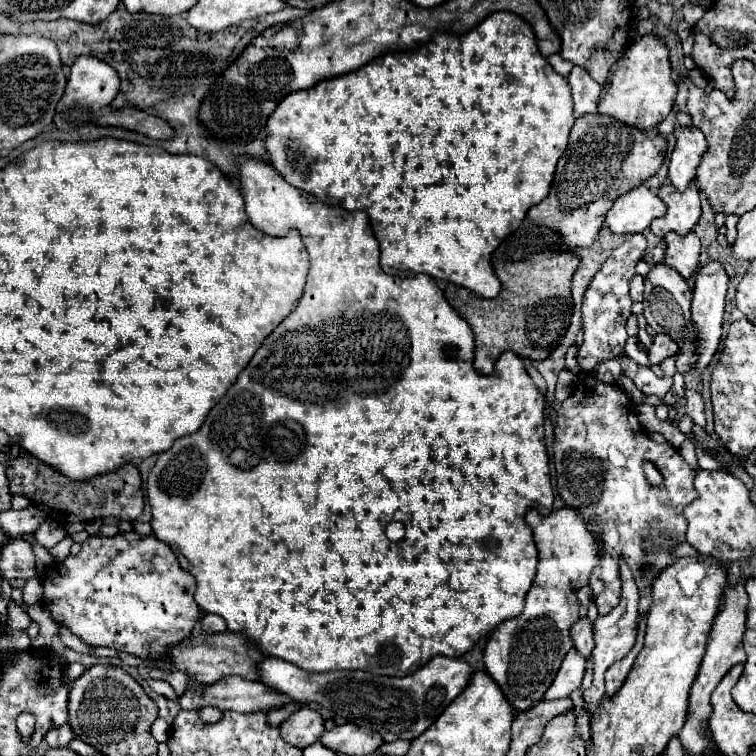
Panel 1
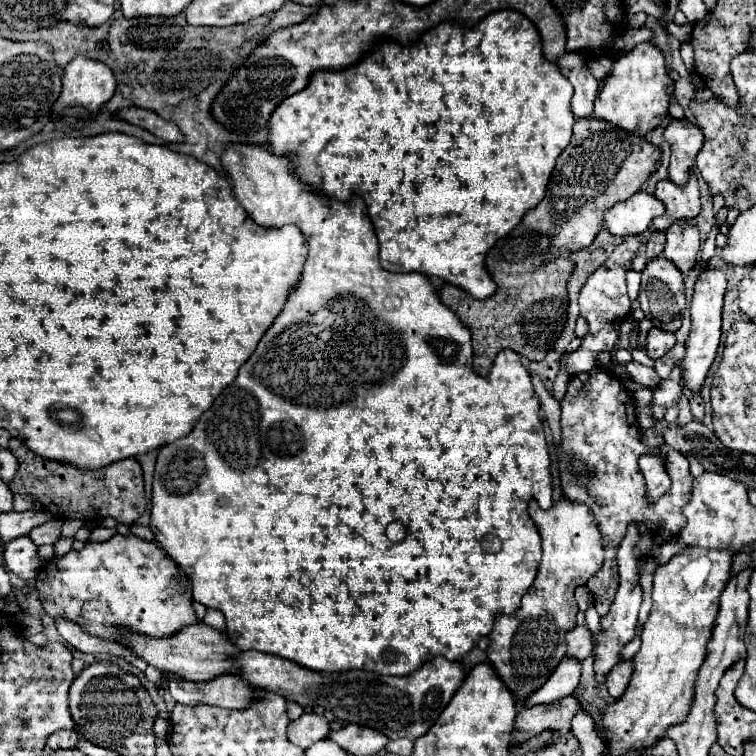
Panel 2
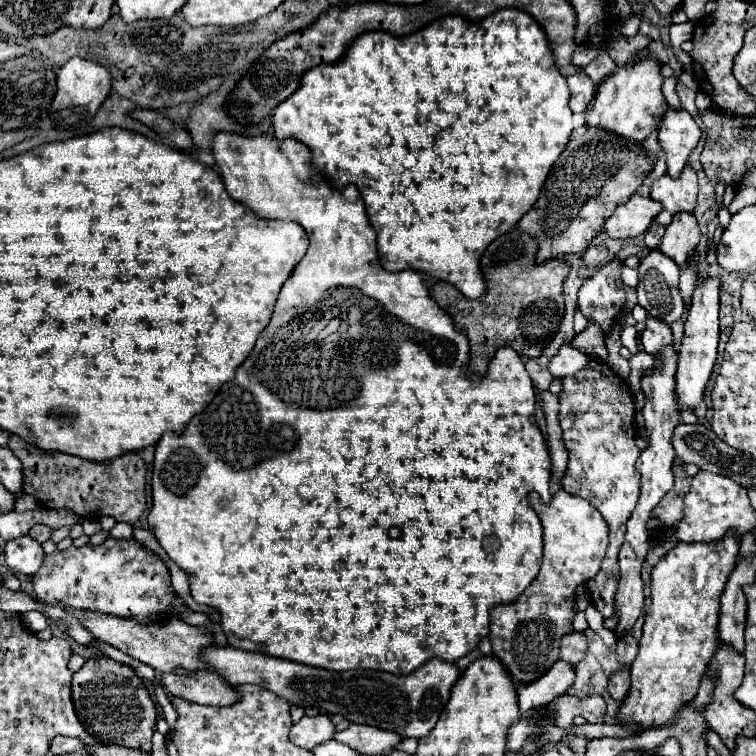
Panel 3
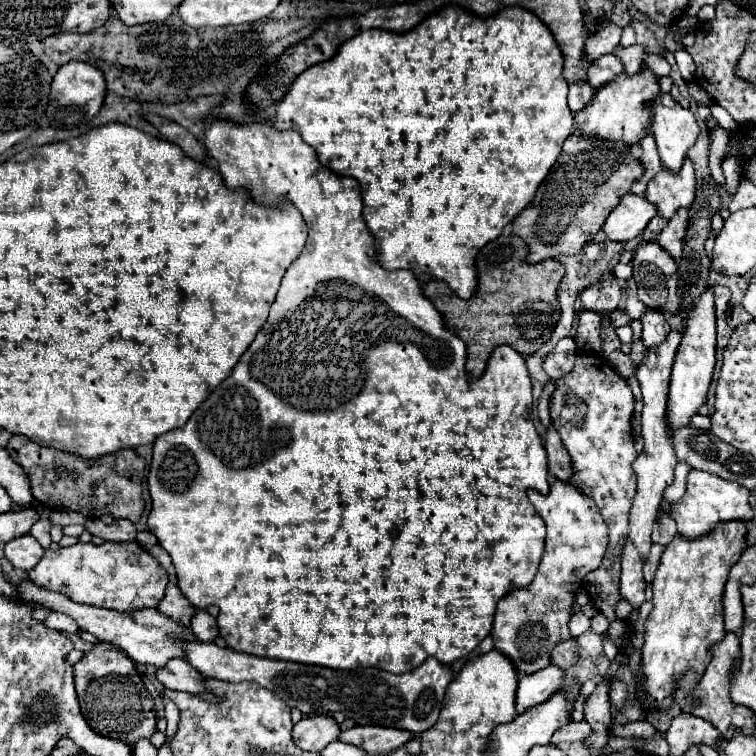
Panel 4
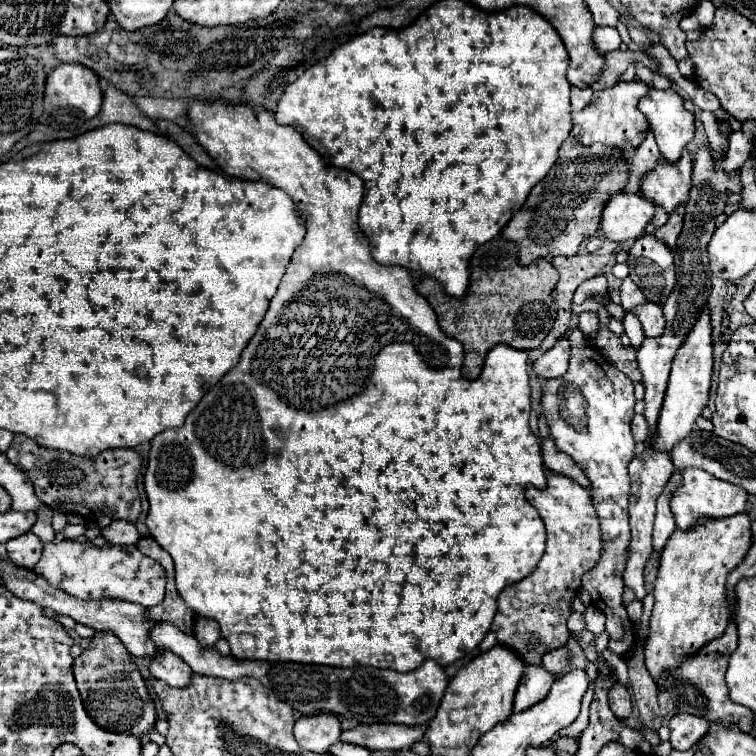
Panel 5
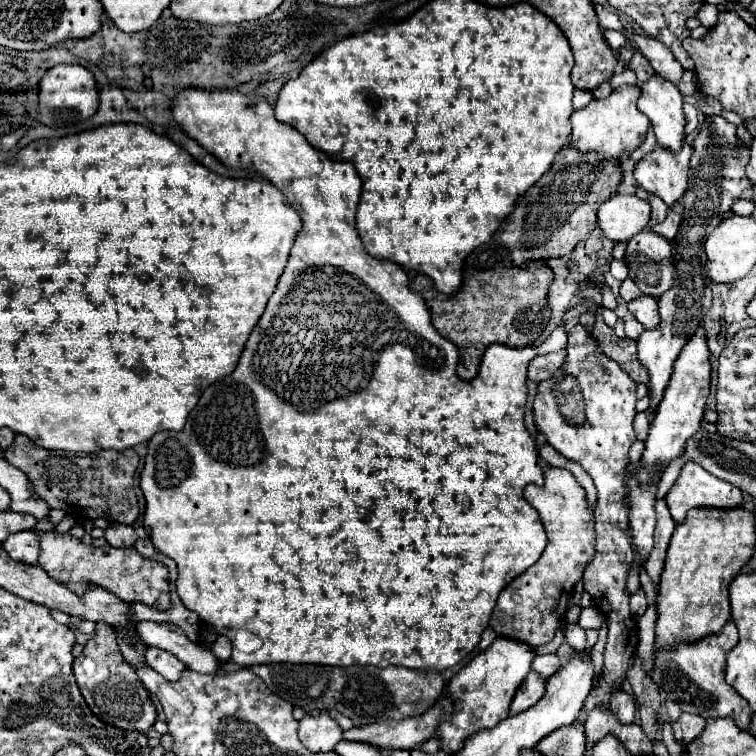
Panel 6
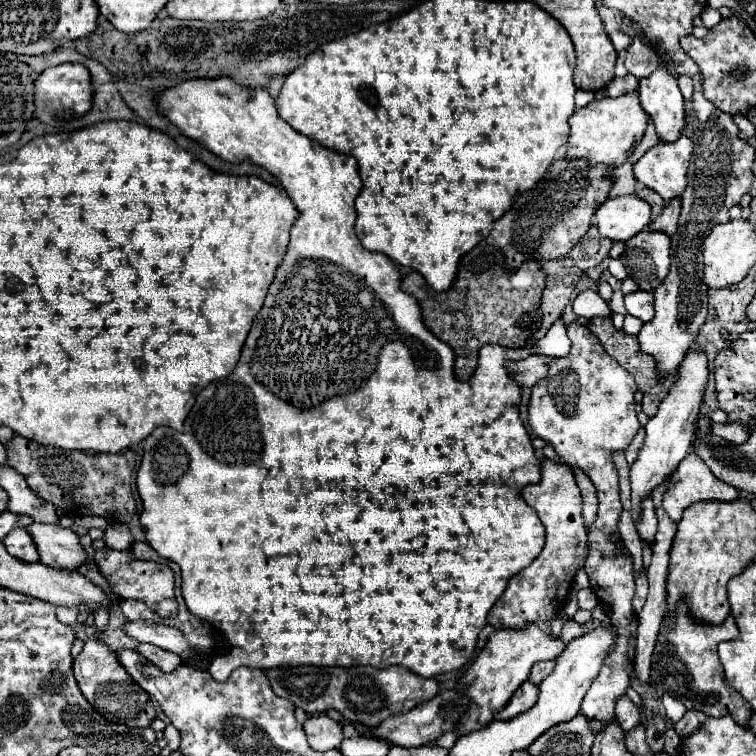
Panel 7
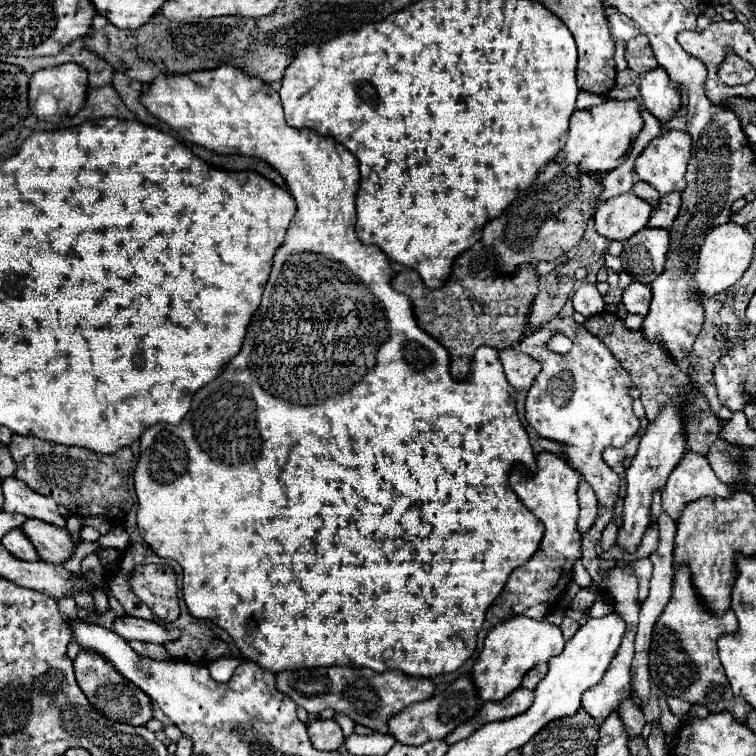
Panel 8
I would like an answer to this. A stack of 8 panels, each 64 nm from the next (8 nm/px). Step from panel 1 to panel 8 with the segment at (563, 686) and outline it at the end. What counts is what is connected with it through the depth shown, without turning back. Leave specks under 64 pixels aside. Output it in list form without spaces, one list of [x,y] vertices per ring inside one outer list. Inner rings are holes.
[[[518,688],[512,694],[508,694],[504,700],[500,702],[486,702],[480,712],[466,724],[460,724],[454,732],[450,732],[446,736],[448,744],[456,744],[460,740],[470,738],[472,732],[476,732],[480,726],[484,726],[486,722],[494,722],[494,720],[506,720],[506,718],[514,718],[518,714],[522,714],[530,704],[534,702],[534,692],[532,690],[524,690]]]

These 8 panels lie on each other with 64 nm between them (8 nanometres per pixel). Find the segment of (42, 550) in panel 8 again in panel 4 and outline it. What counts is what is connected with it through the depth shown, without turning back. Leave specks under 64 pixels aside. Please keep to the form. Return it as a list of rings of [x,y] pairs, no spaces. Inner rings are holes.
[[[104,542],[102,546],[88,544],[74,544],[74,546],[58,546],[48,548],[42,556],[42,560],[28,572],[32,582],[70,596],[74,602],[80,604],[92,604],[102,608],[114,608],[114,610],[136,610],[142,606],[156,606],[164,598],[164,590],[168,584],[168,576],[164,568],[138,544],[138,542]]]

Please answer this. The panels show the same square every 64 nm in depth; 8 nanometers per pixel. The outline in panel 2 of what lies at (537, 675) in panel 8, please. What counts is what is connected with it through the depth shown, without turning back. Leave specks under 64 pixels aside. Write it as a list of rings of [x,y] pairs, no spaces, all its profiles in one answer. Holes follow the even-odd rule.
[[[576,626],[566,632],[566,654],[576,660],[584,660],[592,654],[592,636],[586,626]]]

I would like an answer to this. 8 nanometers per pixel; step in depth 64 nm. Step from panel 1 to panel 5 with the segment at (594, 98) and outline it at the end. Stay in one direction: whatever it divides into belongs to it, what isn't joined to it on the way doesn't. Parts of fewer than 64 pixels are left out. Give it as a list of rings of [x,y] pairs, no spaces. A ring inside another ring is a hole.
[[[572,88],[572,98],[570,98],[570,102],[572,102],[572,110],[582,110],[590,100],[592,100],[592,88],[584,88],[584,90],[580,90],[580,88]]]

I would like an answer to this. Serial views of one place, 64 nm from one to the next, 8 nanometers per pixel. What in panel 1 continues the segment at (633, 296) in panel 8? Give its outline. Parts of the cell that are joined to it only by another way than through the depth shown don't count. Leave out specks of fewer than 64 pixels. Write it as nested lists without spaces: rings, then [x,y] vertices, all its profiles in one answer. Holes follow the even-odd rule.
[[[656,334],[652,346],[648,348],[648,358],[652,364],[660,364],[664,358],[678,352],[678,344],[668,334]]]

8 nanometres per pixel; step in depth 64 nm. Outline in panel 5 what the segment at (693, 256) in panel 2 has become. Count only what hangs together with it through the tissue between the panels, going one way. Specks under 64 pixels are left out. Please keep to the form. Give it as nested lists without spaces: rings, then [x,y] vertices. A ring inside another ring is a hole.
[[[680,204],[680,206],[670,214],[668,222],[654,232],[654,236],[656,236],[658,240],[662,240],[664,244],[668,244],[670,248],[674,248],[674,246],[676,246],[676,238],[678,238],[680,230],[682,230],[682,218],[684,218],[684,206]]]

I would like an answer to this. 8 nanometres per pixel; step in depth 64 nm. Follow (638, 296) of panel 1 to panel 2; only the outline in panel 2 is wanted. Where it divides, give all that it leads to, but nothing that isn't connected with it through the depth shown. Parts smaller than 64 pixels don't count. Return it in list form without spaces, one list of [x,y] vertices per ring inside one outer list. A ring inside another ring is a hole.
[[[628,270],[626,274],[626,282],[628,282],[628,296],[636,298],[638,290],[640,290],[640,274],[634,270]]]

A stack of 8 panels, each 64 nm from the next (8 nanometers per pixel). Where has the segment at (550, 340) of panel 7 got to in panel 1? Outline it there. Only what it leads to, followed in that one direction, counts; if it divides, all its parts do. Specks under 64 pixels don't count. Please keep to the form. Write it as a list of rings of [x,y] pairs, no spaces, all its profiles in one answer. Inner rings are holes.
[[[236,156],[236,168],[246,214],[254,228],[270,236],[286,236],[290,228],[296,228],[310,254],[310,270],[296,308],[264,340],[248,366],[238,374],[238,380],[208,412],[204,424],[194,434],[178,438],[170,450],[158,456],[148,478],[154,536],[166,542],[174,550],[180,566],[196,578],[194,598],[198,606],[204,612],[222,616],[228,622],[230,632],[248,636],[264,656],[268,654],[288,660],[308,672],[368,668],[372,674],[386,676],[406,676],[434,656],[460,658],[482,636],[490,634],[500,622],[504,622],[504,618],[516,618],[522,612],[526,592],[532,586],[538,566],[538,550],[532,528],[526,524],[524,516],[526,510],[534,506],[538,512],[548,514],[554,502],[544,444],[546,400],[532,384],[522,359],[513,352],[504,352],[498,358],[494,374],[476,374],[472,366],[474,334],[466,320],[444,300],[442,290],[430,276],[416,274],[412,278],[398,278],[388,276],[380,268],[378,240],[372,232],[368,214],[321,203],[304,190],[292,188],[284,176],[262,158]],[[302,330],[324,330],[330,340],[300,340],[308,334]],[[286,332],[290,334],[290,340],[282,340]],[[392,520],[406,526],[406,536],[398,544],[384,536],[384,530]]]

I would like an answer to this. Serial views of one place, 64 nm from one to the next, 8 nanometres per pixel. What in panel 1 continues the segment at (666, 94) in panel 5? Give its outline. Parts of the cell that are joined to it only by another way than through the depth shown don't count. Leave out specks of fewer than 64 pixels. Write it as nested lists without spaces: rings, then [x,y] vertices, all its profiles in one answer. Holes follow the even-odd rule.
[[[676,126],[674,128],[676,146],[670,158],[670,182],[684,190],[696,178],[696,166],[700,164],[700,156],[706,152],[708,144],[700,130],[694,126]]]

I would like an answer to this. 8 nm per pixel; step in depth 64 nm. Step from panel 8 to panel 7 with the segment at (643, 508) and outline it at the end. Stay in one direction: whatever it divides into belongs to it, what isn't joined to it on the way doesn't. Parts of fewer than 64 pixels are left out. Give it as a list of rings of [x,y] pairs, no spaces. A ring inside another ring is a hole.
[[[690,348],[688,356],[680,364],[678,374],[680,374],[680,378],[676,380],[676,388],[672,392],[668,392],[668,396],[660,404],[656,416],[648,420],[644,444],[638,450],[636,462],[630,466],[632,518],[634,518],[634,522],[638,522],[642,516],[642,500],[648,498],[650,492],[658,484],[662,484],[668,478],[668,474],[672,474],[678,468],[680,460],[686,458],[686,454],[690,452],[690,446],[692,446],[692,438],[694,438],[694,430],[696,430],[696,416],[698,416],[700,402],[704,396],[704,386],[708,380],[706,356],[702,352],[698,352],[696,348]]]

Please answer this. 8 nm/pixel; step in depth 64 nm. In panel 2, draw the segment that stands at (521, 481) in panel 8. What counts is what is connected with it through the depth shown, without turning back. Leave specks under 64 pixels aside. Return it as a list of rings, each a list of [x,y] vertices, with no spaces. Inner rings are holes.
[[[560,498],[552,508],[542,510],[536,500],[530,500],[528,514],[542,536],[542,560],[538,576],[530,590],[522,596],[522,604],[512,614],[498,614],[490,632],[488,660],[504,680],[516,700],[532,694],[544,678],[566,656],[564,634],[576,624],[578,606],[574,600],[576,586],[584,586],[604,562],[604,538],[592,510],[580,502]]]

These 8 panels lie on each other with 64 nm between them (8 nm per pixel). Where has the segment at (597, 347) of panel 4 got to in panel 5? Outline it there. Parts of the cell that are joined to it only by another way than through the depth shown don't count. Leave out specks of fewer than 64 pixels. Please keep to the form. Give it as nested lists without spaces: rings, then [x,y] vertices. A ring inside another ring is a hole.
[[[582,312],[578,328],[584,332],[584,336],[588,340],[594,339],[596,328],[598,328],[598,316],[596,316],[596,312]]]

